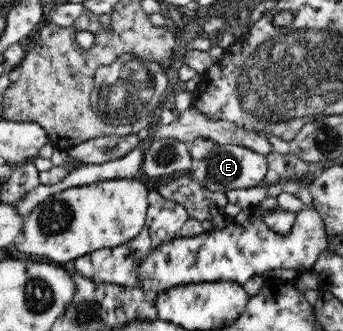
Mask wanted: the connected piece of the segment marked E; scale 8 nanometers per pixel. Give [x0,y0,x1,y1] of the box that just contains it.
[190,145,267,192]

